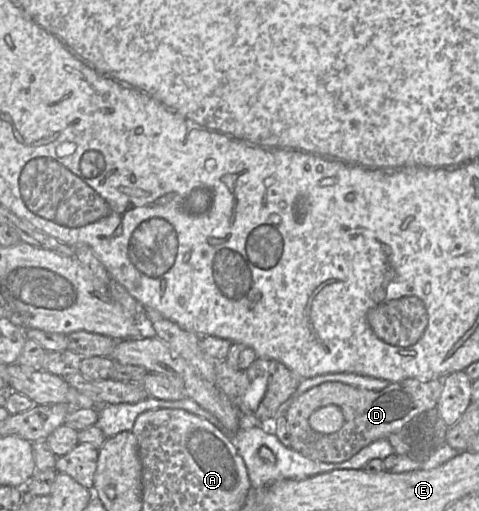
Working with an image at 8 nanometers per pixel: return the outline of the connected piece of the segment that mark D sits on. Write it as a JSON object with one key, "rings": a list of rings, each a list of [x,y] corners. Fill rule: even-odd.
{"rings":[[[408,378],[390,382],[381,390],[361,389],[336,381],[316,385],[297,397],[286,411],[291,448],[314,461],[347,461],[372,442],[387,439],[389,435],[397,433],[418,414],[437,407],[443,389],[442,380],[422,381]],[[327,405],[338,406],[344,416],[341,429],[330,434],[317,432],[309,424],[310,415]]]}

